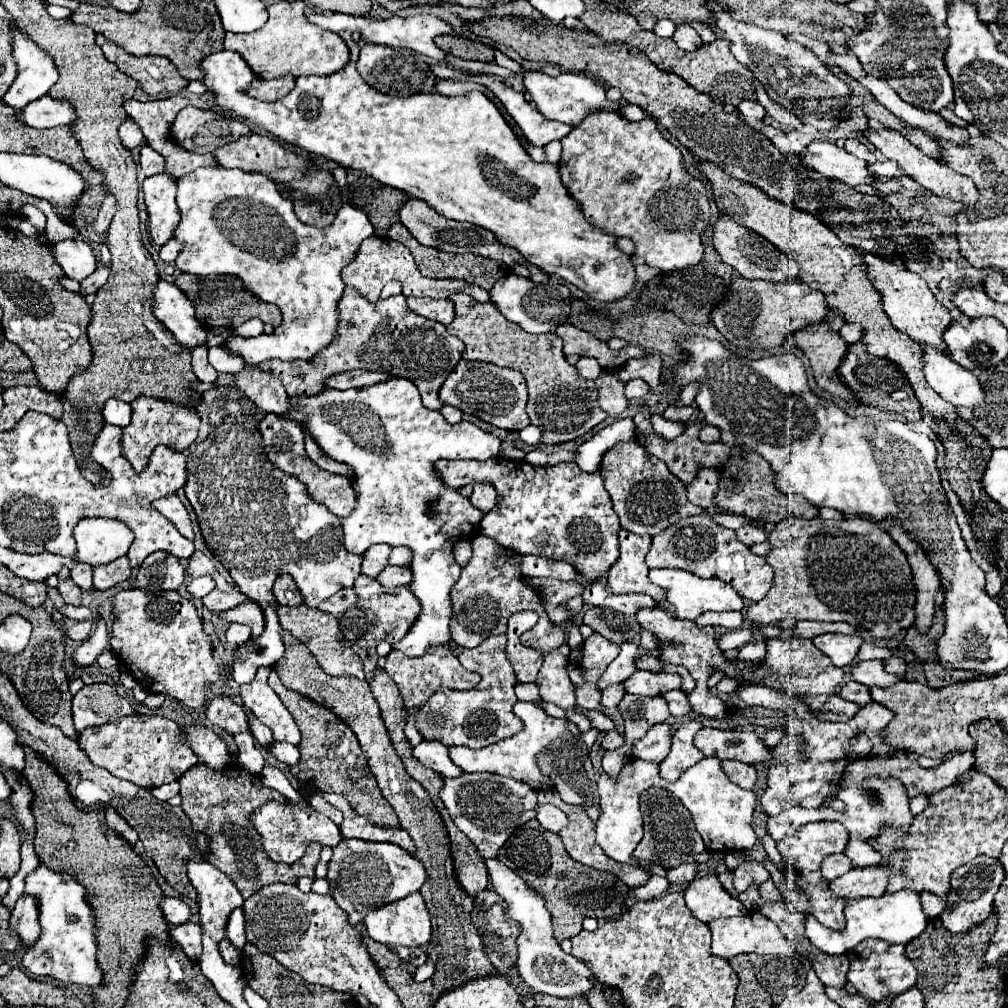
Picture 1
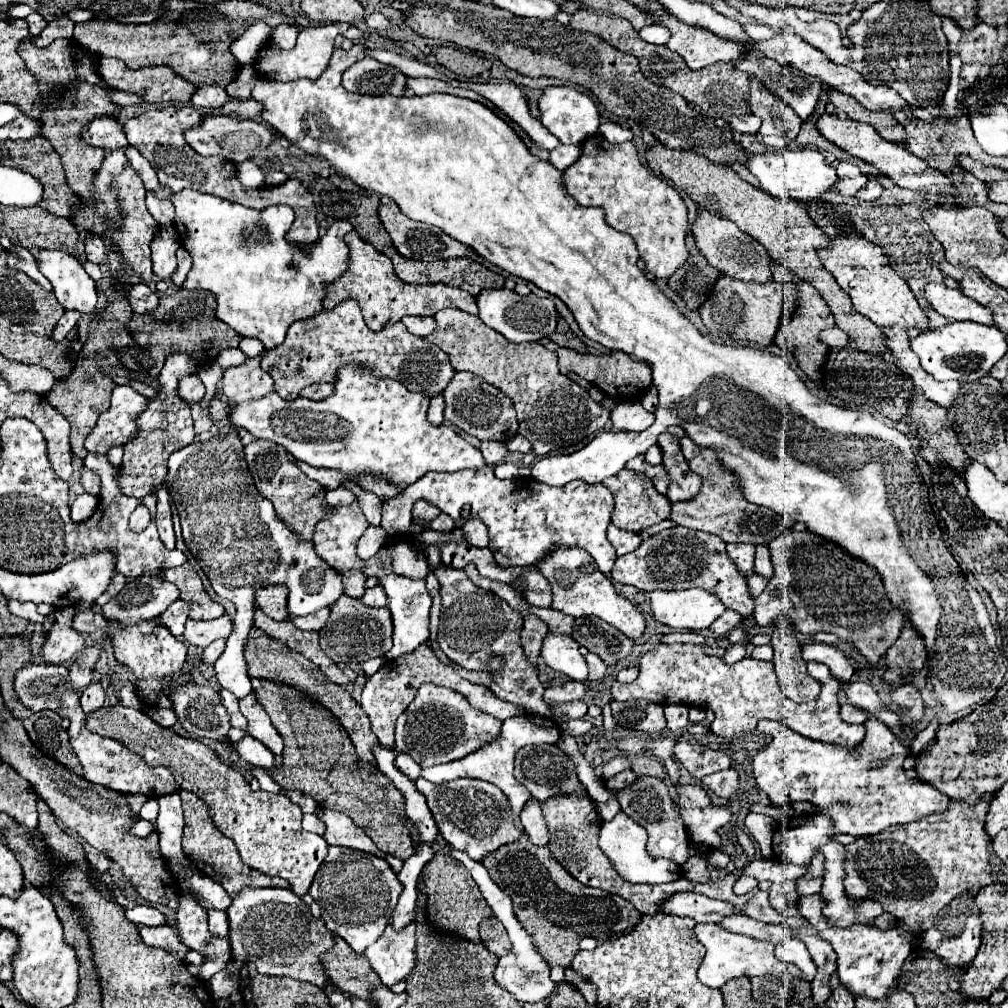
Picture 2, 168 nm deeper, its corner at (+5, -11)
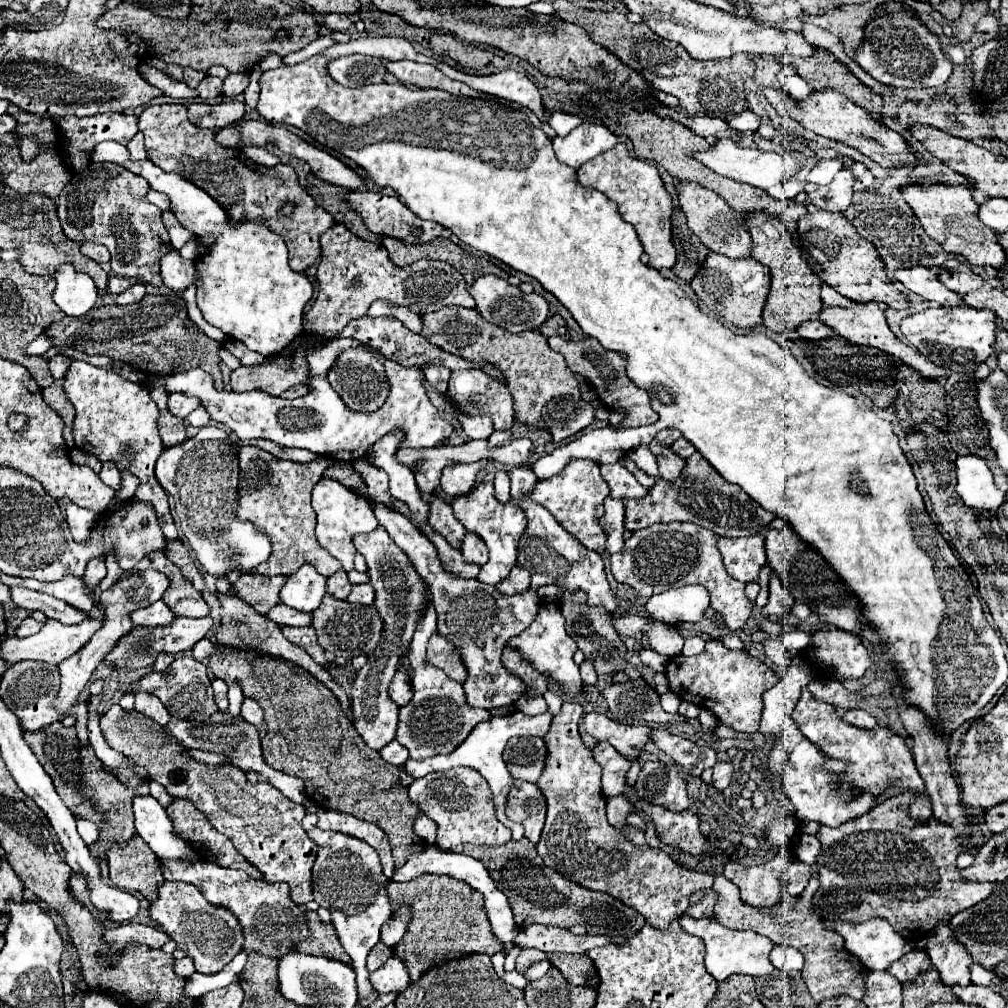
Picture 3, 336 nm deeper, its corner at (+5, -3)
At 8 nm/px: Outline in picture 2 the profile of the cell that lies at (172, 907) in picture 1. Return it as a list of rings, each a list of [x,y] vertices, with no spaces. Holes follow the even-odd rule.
[[[135,905],[131,909],[125,911],[127,919],[133,921],[133,923],[143,923],[143,925],[149,925],[149,927],[159,927],[159,925],[165,925],[167,923],[167,917],[155,909],[155,907],[147,907],[147,905]]]

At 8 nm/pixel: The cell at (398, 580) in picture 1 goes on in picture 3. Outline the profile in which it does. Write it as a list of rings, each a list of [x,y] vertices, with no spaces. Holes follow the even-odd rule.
[[[369,583],[353,585],[353,591],[347,597],[349,603],[359,603],[359,605],[373,605],[373,599],[375,599],[375,591]]]

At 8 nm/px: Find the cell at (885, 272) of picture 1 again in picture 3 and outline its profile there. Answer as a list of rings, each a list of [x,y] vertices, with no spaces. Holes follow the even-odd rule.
[[[823,209],[805,213],[797,221],[797,235],[799,235],[799,243],[809,251],[809,257],[813,257],[815,271],[821,277],[821,281],[831,285],[843,297],[857,301],[857,303],[875,301],[875,303],[881,303],[881,305],[893,307],[893,309],[909,307],[907,295],[903,295],[889,281],[889,277],[885,273],[885,265],[879,259],[873,243],[863,239],[855,231],[851,221],[845,219],[841,213],[831,213],[831,211],[823,211]]]

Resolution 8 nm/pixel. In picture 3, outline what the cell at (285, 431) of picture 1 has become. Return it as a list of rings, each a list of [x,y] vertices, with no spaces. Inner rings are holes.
[[[241,447],[239,449],[239,485],[237,485],[237,507],[233,509],[233,515],[239,521],[251,521],[261,533],[265,533],[271,539],[271,555],[265,563],[253,567],[249,573],[275,577],[275,575],[293,575],[303,563],[311,563],[321,575],[331,577],[341,569],[341,563],[329,555],[319,543],[315,535],[317,523],[316,514],[311,507],[311,489],[321,479],[323,471],[327,469],[325,459],[315,459],[311,463],[295,463],[295,461],[283,461],[273,457],[271,453],[259,449],[259,447]]]

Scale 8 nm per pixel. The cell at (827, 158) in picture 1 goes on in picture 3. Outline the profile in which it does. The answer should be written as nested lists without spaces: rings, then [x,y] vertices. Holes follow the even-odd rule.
[[[719,139],[717,143],[711,145],[709,151],[693,153],[693,159],[697,159],[699,163],[703,163],[705,167],[709,167],[711,171],[715,171],[723,177],[729,177],[729,179],[735,179],[735,181],[741,181],[741,183],[747,183],[747,185],[753,185],[759,189],[777,185],[783,181],[783,177],[797,175],[801,169],[799,163],[795,161],[795,157],[789,153],[779,155],[779,153],[765,153],[759,149],[743,149],[743,147],[735,145],[731,139]]]

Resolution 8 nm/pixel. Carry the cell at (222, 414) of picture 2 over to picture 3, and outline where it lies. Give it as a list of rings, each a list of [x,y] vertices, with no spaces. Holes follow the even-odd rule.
[[[145,295],[135,305],[103,305],[93,307],[81,317],[63,317],[51,323],[43,335],[47,335],[55,347],[71,345],[87,355],[105,355],[113,361],[127,363],[147,377],[169,375],[177,371],[203,369],[213,377],[217,391],[223,391],[223,379],[219,371],[217,351],[223,343],[209,339],[203,331],[193,331],[187,327],[187,307],[177,295]]]

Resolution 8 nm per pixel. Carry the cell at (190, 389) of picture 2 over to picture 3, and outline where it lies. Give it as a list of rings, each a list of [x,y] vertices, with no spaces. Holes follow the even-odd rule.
[[[173,393],[169,395],[169,401],[167,401],[167,409],[177,415],[179,419],[185,419],[191,411],[195,411],[199,407],[199,399],[195,397],[187,397],[187,395],[181,395],[181,393]]]

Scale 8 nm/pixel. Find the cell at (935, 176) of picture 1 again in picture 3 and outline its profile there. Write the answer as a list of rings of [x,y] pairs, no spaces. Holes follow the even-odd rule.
[[[765,87],[763,95],[777,109],[779,115],[791,117],[793,121],[801,123],[805,129],[809,129],[809,131],[813,131],[821,137],[841,141],[841,143],[845,143],[853,149],[863,151],[865,155],[885,159],[885,161],[881,161],[881,163],[885,163],[883,167],[889,167],[889,153],[891,153],[891,167],[907,167],[907,165],[911,165],[911,159],[915,159],[915,155],[911,155],[911,151],[909,151],[907,141],[901,135],[897,135],[895,131],[891,131],[883,123],[879,123],[875,117],[865,113],[859,105],[855,105],[845,95],[841,95],[833,89],[813,91],[803,101],[795,101],[795,99],[791,99],[791,95],[787,91],[781,91],[781,89],[775,89],[775,87]],[[881,153],[883,153],[883,157],[881,157]]]

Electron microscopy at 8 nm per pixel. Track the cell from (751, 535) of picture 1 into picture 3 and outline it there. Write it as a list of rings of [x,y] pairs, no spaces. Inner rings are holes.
[[[761,535],[739,537],[739,539],[719,537],[717,547],[721,551],[723,565],[733,579],[739,579],[743,583],[759,579],[759,571],[767,563],[765,543]]]

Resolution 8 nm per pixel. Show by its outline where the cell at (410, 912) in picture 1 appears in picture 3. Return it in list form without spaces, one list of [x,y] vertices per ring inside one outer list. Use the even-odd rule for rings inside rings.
[[[391,957],[385,961],[383,967],[369,973],[369,981],[371,981],[373,991],[379,995],[385,995],[385,993],[397,993],[399,995],[409,985],[409,973],[397,957]]]

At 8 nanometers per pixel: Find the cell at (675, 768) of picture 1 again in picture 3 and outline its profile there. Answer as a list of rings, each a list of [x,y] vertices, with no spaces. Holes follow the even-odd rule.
[[[587,713],[583,717],[585,729],[589,735],[593,735],[597,741],[609,741],[627,761],[638,759],[643,745],[649,741],[649,727],[645,725],[623,725],[617,721],[611,721],[603,713]]]

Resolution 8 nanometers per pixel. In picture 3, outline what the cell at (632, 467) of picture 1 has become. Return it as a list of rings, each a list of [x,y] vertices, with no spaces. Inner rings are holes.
[[[611,463],[611,465],[601,465],[601,475],[607,481],[611,495],[615,499],[627,501],[627,499],[641,499],[647,495],[647,489],[639,485],[639,481],[629,473],[621,463]]]

